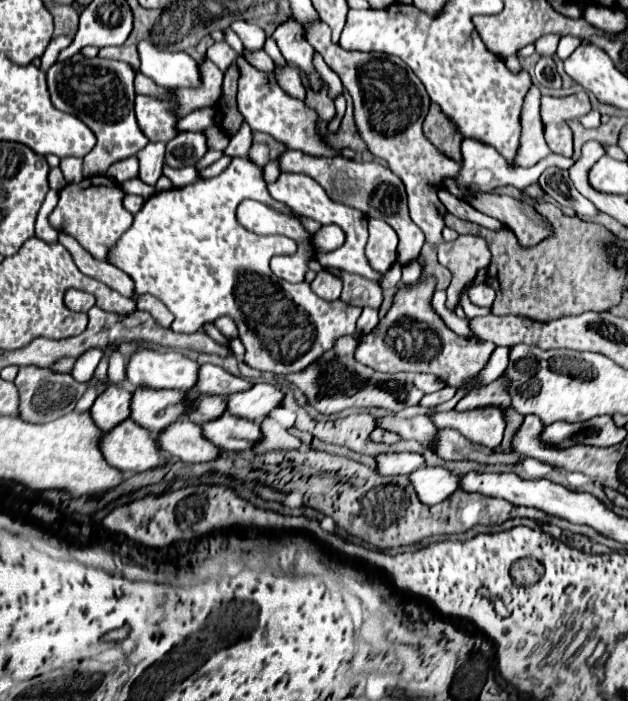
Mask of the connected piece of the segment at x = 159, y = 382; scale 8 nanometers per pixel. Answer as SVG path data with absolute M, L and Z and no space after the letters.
M142 350L142 352L136 352L130 360L128 360L128 368L126 368L126 382L124 386L116 388L124 388L124 390L130 390L134 392L138 386L144 386L144 388L178 388L178 390L184 390L184 392L190 392L190 390L196 390L196 384L198 384L198 370L200 370L200 364L180 352L154 352L154 350Z

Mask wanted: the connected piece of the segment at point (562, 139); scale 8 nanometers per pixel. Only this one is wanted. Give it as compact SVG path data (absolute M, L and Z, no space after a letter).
M578 92L566 98L542 96L542 122L544 138L554 154L573 155L572 131L566 120L581 118L592 106L586 92Z

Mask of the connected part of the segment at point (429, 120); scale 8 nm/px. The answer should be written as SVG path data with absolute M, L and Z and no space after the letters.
M432 102L430 110L424 120L424 134L426 138L446 156L452 156L456 162L460 162L460 140L462 136L456 136L456 128L444 120L444 114L440 108Z

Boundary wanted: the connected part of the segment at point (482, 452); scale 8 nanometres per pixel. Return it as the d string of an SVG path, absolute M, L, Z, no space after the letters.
M440 432L438 446L434 450L444 460L474 460L480 464L516 464L520 458L516 454L504 454L476 446L458 432Z

